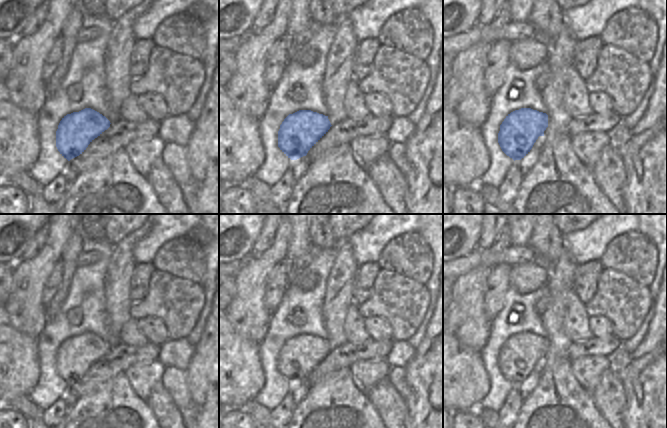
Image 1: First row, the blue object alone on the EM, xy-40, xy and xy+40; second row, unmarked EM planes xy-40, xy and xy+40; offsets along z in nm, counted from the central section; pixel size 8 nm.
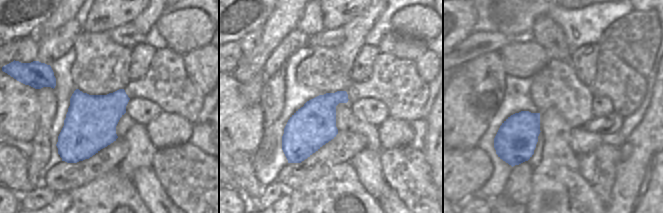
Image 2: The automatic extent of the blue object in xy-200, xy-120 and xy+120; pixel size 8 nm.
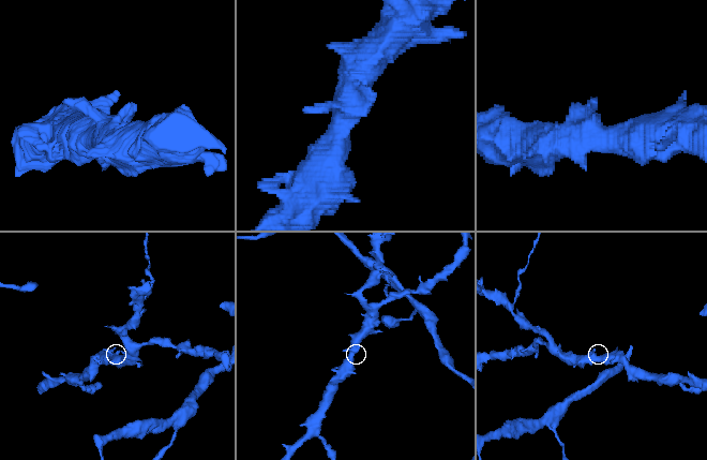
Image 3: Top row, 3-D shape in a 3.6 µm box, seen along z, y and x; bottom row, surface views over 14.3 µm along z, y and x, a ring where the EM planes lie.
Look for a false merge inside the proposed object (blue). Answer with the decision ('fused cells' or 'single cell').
single cell

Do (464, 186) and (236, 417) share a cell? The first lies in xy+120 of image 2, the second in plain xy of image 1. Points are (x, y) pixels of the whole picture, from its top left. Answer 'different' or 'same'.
different

